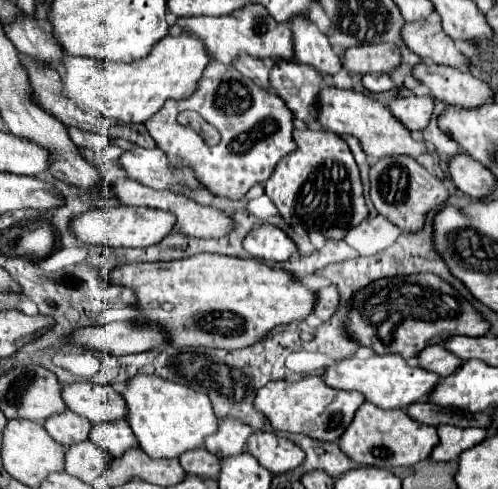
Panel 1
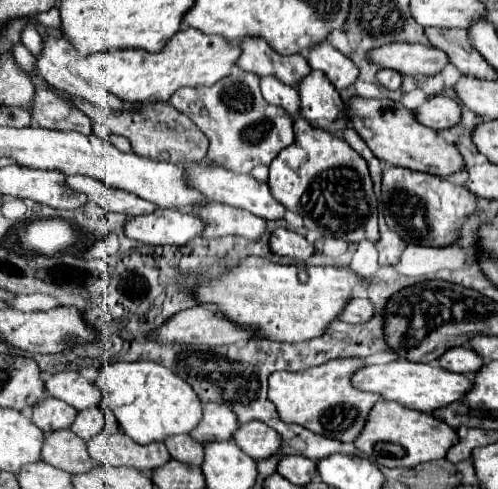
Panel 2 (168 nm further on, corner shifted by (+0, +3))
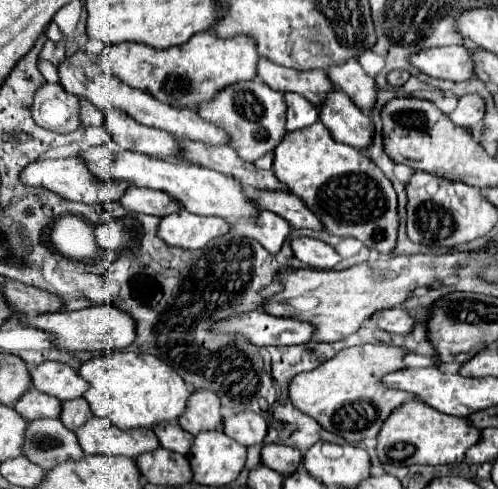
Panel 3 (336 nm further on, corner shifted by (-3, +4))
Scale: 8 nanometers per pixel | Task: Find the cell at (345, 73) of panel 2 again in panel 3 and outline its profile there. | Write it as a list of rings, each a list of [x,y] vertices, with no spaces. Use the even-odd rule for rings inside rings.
[[[351,58],[343,64],[327,68],[327,76],[335,88],[341,88],[349,98],[361,108],[367,110],[375,104],[375,80],[361,68],[361,64]]]

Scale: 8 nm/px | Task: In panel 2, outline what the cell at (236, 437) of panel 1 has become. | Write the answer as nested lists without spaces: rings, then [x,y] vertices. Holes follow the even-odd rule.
[[[204,403],[202,405],[202,421],[190,433],[198,443],[210,441],[226,441],[232,439],[232,433],[238,429],[238,419],[234,411],[226,405]]]

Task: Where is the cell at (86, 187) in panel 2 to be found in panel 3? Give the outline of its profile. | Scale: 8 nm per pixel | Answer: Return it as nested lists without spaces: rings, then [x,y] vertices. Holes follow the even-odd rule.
[[[133,186],[123,192],[123,196],[119,198],[119,204],[127,212],[151,214],[159,218],[181,208],[171,196],[165,196],[165,192],[153,192],[149,188],[133,188]]]

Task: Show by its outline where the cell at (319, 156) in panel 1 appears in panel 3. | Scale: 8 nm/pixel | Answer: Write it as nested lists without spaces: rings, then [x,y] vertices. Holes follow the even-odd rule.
[[[315,122],[309,128],[289,132],[277,146],[273,172],[289,192],[299,196],[305,206],[325,224],[325,232],[335,236],[353,236],[367,248],[391,254],[397,240],[397,194],[385,174],[363,150],[335,142],[329,130]]]

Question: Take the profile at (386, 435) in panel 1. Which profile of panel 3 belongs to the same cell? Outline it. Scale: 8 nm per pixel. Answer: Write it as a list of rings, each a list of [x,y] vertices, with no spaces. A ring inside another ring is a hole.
[[[417,400],[403,402],[399,408],[395,408],[385,424],[381,426],[381,432],[377,436],[377,456],[383,464],[393,464],[393,466],[411,466],[411,464],[459,464],[465,456],[465,452],[479,440],[479,430],[471,428],[465,420],[437,412],[429,408],[427,404],[421,404]]]

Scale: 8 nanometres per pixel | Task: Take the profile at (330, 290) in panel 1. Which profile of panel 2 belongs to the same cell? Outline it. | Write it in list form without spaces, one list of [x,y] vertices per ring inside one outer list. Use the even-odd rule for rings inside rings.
[[[350,299],[340,321],[346,323],[368,323],[374,317],[374,305],[370,299]]]

